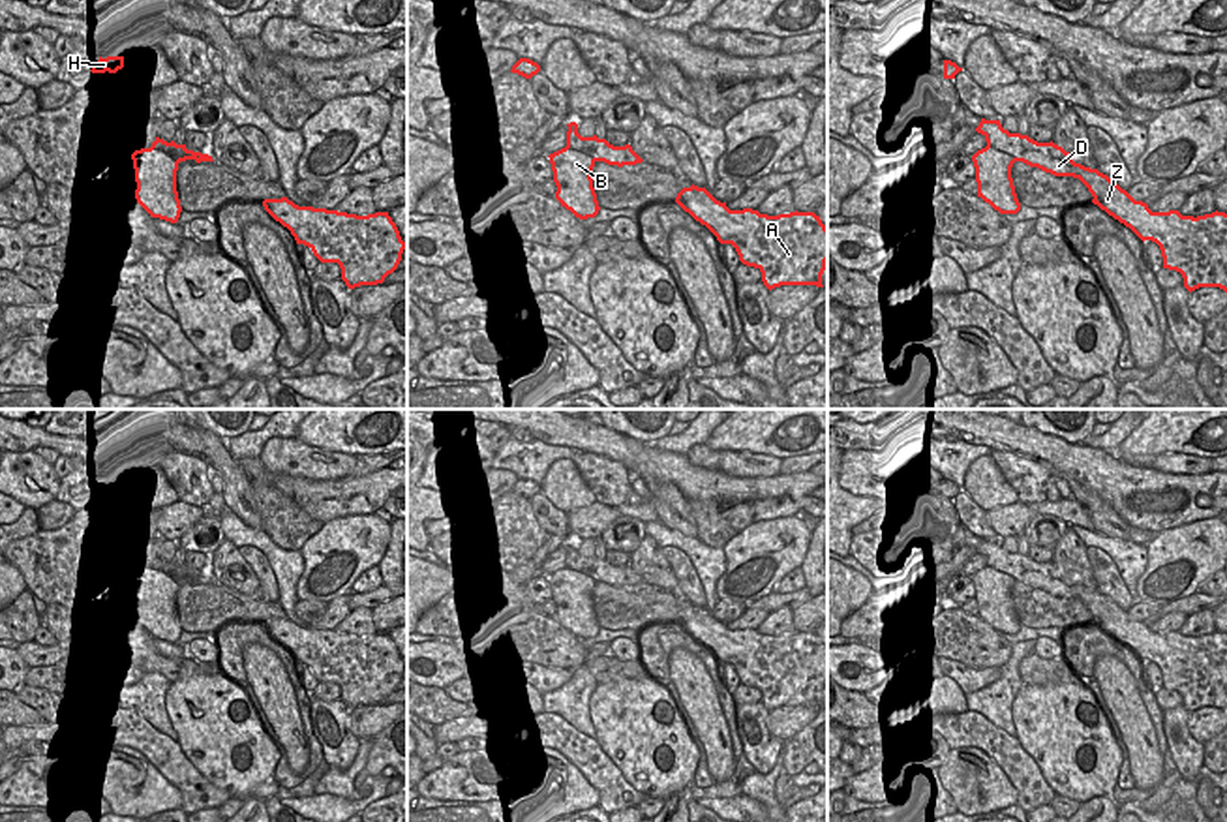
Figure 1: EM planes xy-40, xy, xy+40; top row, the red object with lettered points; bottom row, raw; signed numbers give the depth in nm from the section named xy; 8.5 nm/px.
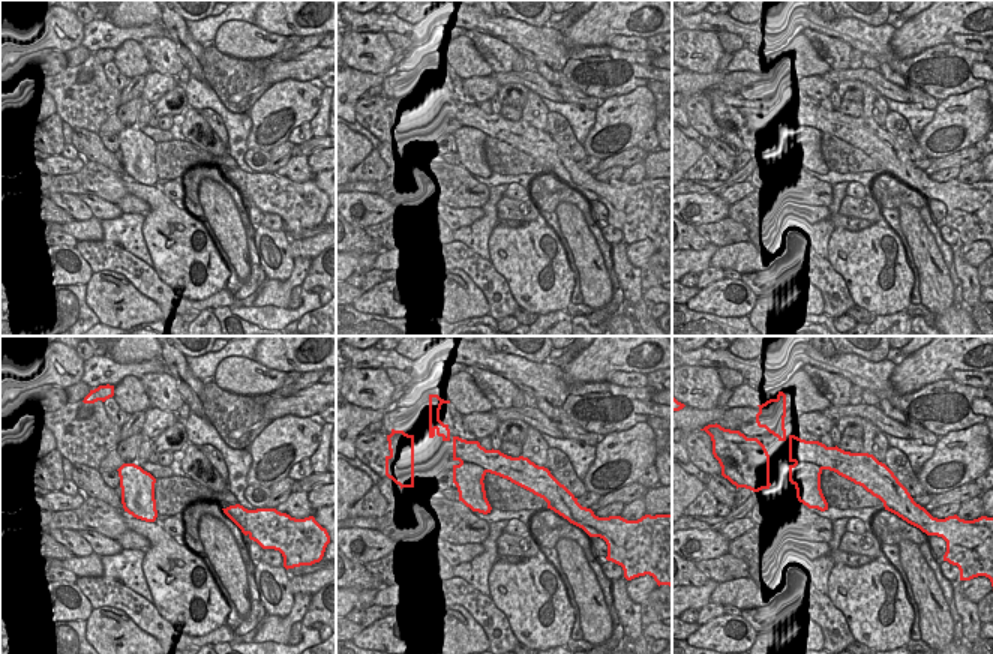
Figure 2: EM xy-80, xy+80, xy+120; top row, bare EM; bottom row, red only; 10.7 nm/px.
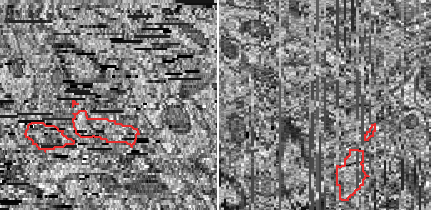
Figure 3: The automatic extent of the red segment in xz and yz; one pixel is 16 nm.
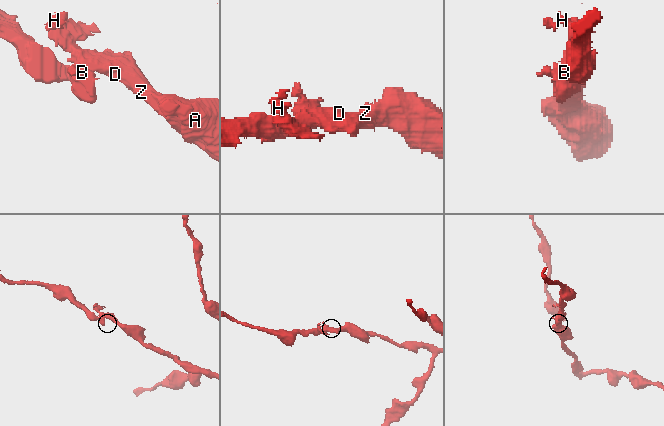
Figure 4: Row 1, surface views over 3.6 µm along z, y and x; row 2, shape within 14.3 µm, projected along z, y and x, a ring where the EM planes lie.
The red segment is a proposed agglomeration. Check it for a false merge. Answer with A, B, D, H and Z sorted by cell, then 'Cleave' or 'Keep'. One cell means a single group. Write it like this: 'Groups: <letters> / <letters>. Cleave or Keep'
Groups: A B D H Z. Keep.

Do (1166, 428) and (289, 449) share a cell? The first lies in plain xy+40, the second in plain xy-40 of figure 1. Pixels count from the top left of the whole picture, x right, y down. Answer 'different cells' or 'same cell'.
different cells

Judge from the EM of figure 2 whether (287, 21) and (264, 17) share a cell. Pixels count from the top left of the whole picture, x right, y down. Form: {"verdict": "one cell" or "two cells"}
{"verdict": "one cell"}

